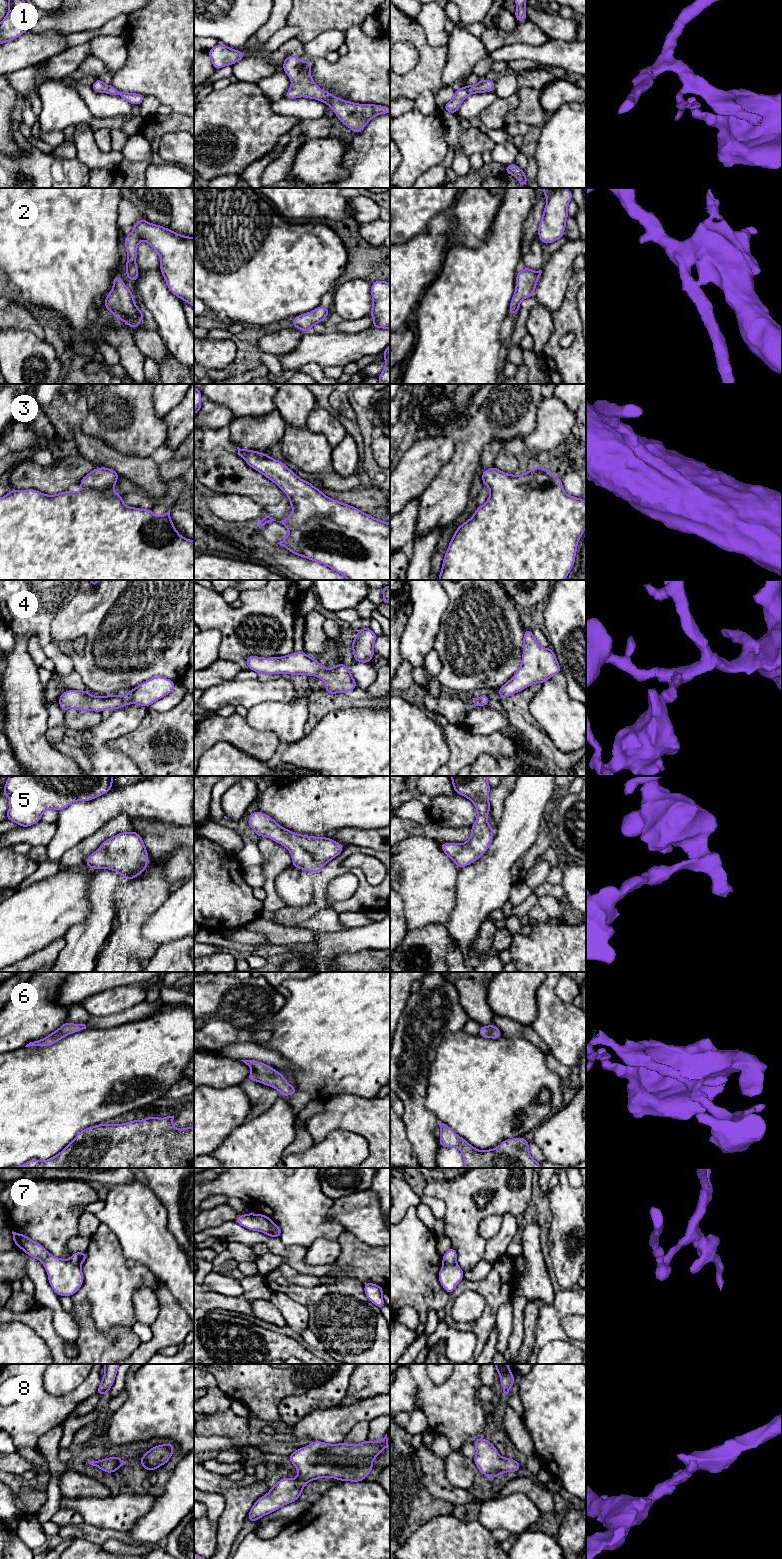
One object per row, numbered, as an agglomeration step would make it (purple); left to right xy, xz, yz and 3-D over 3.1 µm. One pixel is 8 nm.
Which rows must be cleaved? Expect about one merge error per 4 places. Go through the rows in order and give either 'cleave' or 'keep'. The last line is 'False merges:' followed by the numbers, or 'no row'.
1: keep
2: keep
3: keep
4: keep
5: keep
6: keep
7: cleave
8: keep
False merges: 7

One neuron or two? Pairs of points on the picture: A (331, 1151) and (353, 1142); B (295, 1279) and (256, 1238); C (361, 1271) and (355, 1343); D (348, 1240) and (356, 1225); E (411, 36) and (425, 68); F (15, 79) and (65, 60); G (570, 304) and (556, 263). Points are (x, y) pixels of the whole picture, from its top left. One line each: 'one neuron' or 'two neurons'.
A: one neuron
B: two neurons
C: two neurons
D: two neurons
E: one neuron
F: one neuron
G: two neurons

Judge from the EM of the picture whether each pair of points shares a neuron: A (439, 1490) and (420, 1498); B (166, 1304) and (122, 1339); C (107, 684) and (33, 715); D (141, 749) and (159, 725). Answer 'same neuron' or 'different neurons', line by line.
A: different neurons
B: different neurons
C: different neurons
D: same neuron

